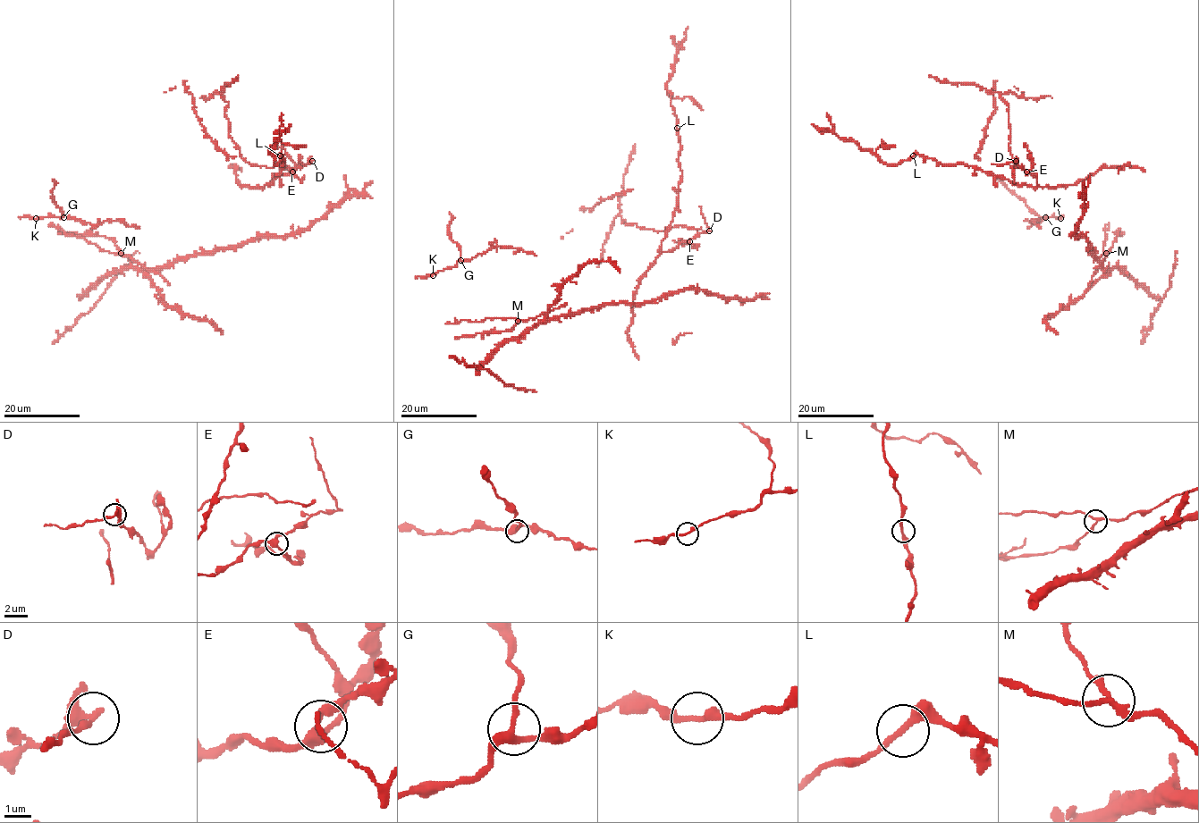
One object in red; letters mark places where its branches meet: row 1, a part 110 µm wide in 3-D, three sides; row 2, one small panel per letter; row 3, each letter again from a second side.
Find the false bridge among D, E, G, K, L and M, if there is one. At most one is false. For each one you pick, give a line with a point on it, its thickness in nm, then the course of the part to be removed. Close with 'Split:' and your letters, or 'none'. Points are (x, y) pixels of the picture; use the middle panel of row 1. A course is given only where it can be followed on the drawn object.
D: place (709, 230); calibre 240 nm; course (709, 230), (699, 206)
Split: D

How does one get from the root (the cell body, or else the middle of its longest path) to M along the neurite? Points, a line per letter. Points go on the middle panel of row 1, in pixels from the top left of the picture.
M: (636, 303), (599, 305), (544, 321), (546, 313), (543, 313), (536, 317), (518, 321)

